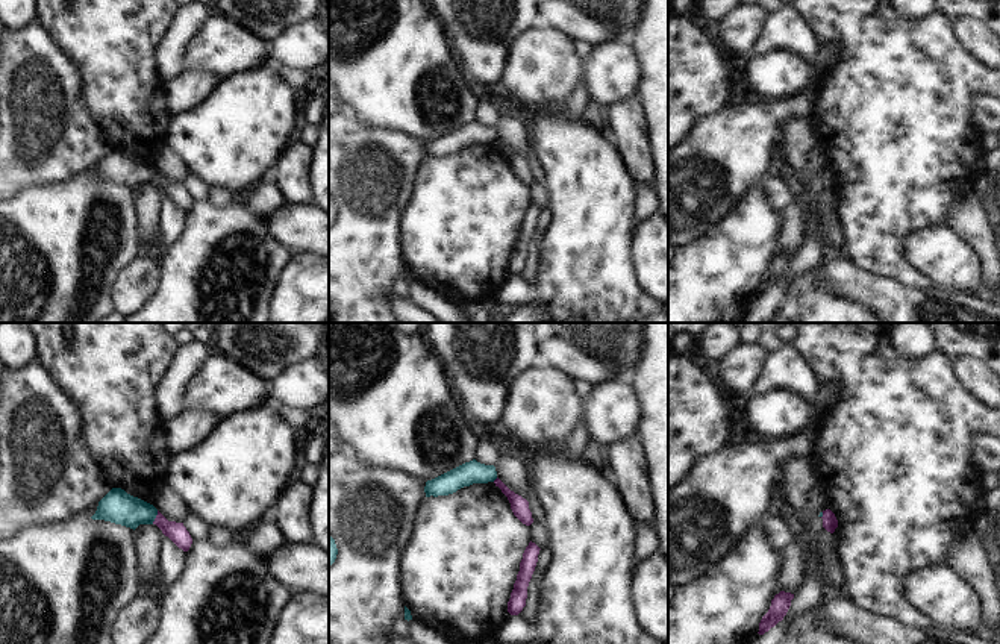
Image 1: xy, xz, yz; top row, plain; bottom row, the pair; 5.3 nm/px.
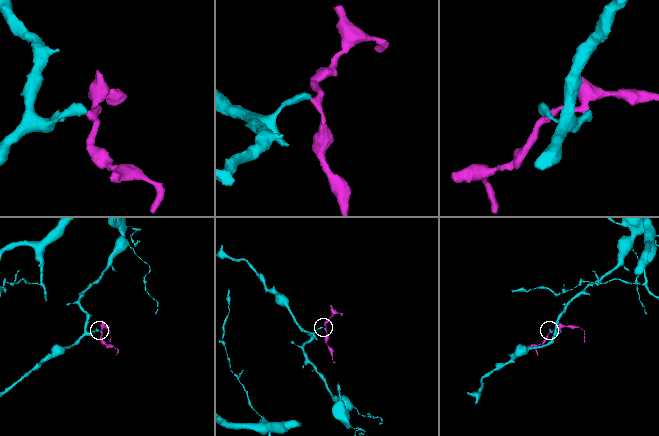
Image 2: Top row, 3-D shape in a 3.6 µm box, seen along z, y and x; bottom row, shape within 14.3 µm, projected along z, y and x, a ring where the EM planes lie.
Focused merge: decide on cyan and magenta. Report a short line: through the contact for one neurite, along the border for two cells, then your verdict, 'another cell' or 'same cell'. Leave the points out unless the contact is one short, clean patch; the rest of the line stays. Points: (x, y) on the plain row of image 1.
xy (158, 171), (152, 184) | another cell

